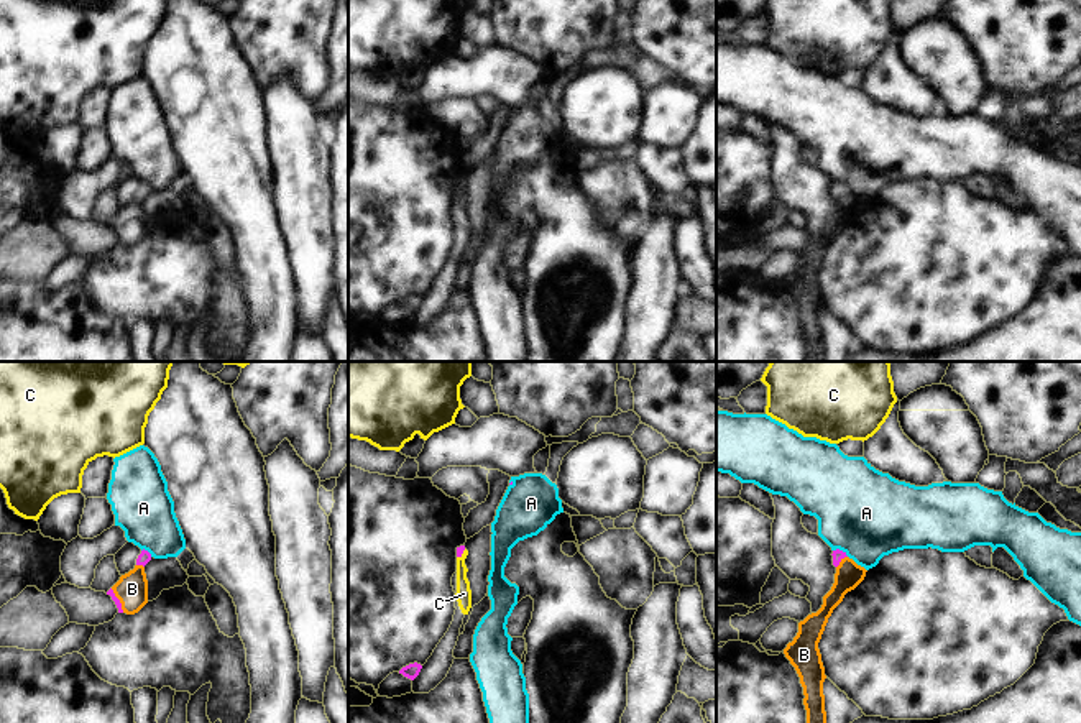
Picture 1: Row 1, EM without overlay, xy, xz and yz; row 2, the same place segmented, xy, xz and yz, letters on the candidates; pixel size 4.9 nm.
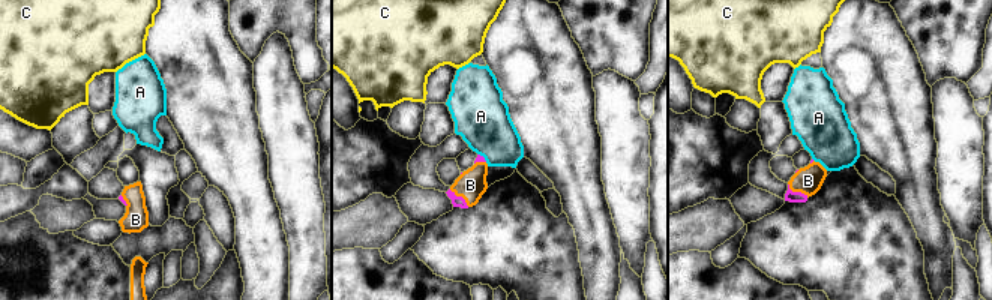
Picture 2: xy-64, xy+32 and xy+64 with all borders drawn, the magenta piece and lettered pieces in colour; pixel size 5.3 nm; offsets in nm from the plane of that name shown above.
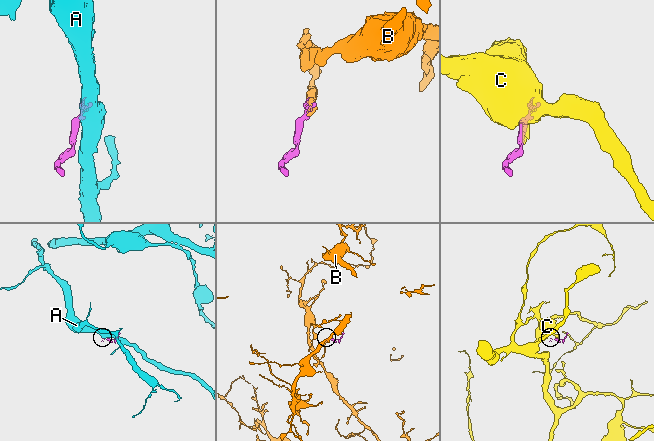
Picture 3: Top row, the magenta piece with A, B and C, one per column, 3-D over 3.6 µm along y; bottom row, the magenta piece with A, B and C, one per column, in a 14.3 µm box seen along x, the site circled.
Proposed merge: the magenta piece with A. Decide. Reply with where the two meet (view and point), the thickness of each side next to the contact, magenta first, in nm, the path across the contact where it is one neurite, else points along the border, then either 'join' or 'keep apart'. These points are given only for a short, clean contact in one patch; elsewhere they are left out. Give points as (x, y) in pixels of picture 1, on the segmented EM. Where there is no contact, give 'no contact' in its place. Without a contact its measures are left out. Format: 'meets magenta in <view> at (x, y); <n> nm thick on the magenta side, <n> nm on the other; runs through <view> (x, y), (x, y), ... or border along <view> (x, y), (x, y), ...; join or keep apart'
meets magenta in yz at (841, 551); 50 nm thick on the magenta side, 440 nm on the other; border along yz (833, 549), (841, 549), (848, 556); keep apart

